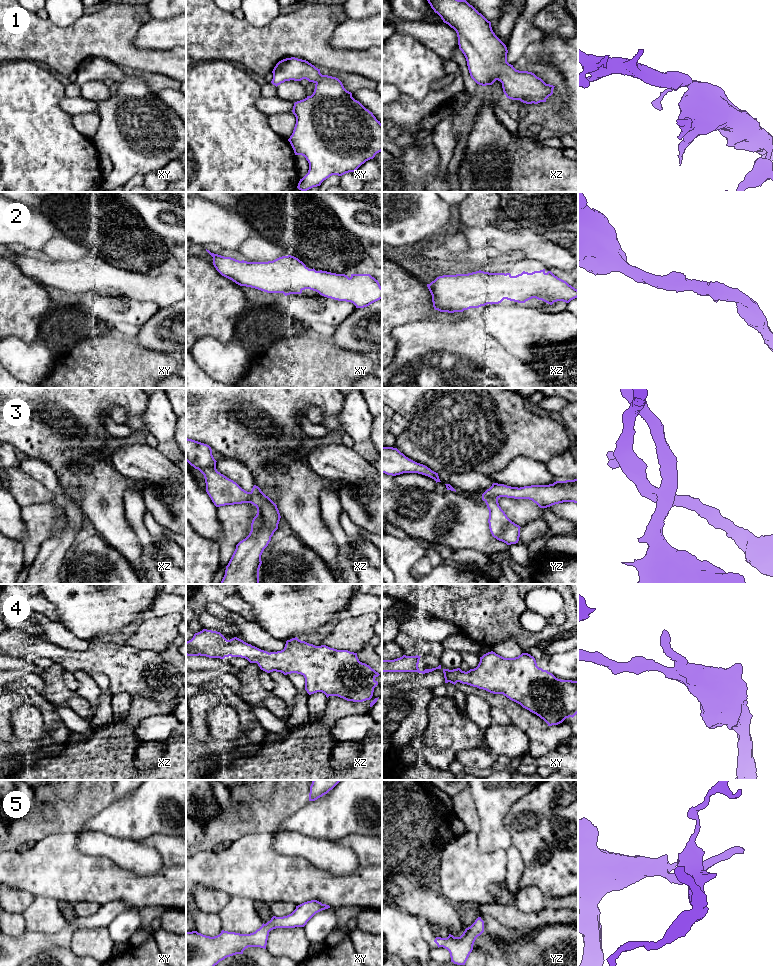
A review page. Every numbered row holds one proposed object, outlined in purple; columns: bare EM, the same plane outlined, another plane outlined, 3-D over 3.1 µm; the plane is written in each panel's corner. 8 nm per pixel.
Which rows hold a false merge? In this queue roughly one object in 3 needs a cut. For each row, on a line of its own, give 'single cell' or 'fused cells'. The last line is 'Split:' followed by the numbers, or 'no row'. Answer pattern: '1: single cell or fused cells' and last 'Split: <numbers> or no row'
1: single cell
2: single cell
3: single cell
4: single cell
5: single cell
Split: no row

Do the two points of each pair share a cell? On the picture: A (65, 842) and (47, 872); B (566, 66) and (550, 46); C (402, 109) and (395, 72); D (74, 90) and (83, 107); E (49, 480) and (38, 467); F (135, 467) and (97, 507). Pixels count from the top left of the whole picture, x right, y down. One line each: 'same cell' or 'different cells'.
A: same cell
B: same cell
C: different cells
D: different cells
E: same cell
F: different cells

